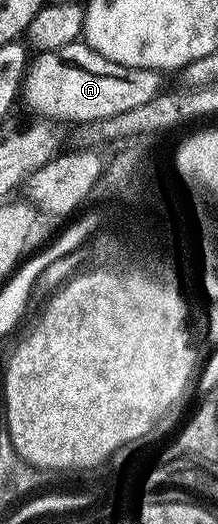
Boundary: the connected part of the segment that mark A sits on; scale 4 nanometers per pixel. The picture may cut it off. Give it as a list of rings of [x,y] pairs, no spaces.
[[[78,40],[61,47],[56,52],[41,52],[38,58],[28,63],[23,83],[23,102],[34,110],[34,115],[47,120],[67,120],[69,122],[93,122],[96,118],[108,120],[123,112],[131,112],[135,108],[143,108],[151,100],[158,98],[166,89],[166,75],[159,70],[147,68],[131,68],[115,64],[115,60],[107,60],[99,52],[90,48],[89,43]]]

